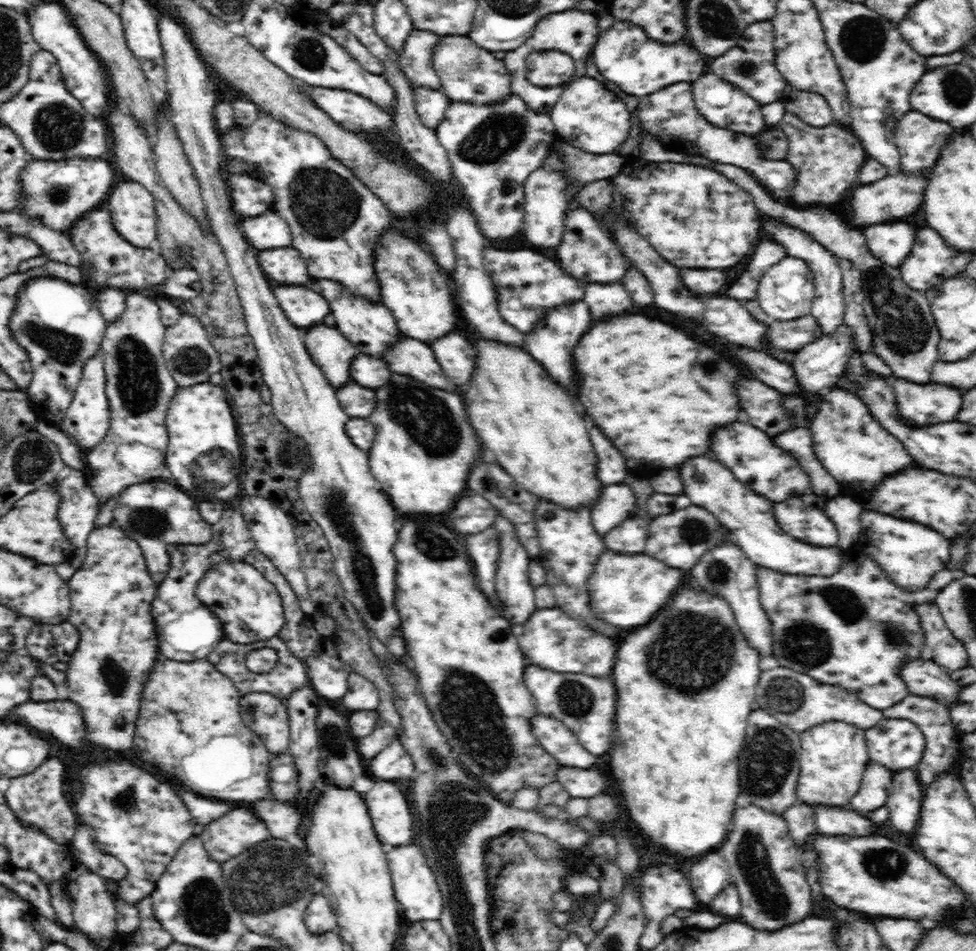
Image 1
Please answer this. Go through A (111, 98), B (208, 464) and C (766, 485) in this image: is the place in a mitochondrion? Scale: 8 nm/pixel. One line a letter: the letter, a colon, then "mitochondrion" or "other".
A: other
B: mitochondrion
C: other

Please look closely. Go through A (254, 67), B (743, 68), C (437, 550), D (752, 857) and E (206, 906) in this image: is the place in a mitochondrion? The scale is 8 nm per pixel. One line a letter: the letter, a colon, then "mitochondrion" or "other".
A: other
B: mitochondrion
C: mitochondrion
D: mitochondrion
E: mitochondrion

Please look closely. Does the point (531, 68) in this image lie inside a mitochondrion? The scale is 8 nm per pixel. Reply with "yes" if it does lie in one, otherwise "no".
yes

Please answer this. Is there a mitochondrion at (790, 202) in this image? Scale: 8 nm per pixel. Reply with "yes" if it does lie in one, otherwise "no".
no

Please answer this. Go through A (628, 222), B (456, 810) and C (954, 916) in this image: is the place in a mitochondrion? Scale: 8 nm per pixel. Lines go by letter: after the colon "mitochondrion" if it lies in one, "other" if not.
A: other
B: mitochondrion
C: other

